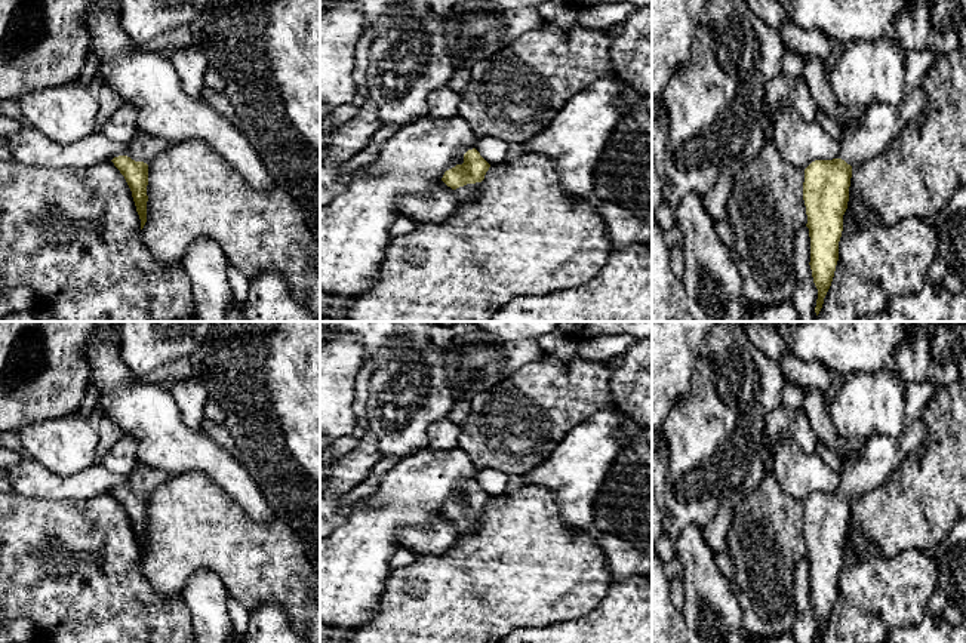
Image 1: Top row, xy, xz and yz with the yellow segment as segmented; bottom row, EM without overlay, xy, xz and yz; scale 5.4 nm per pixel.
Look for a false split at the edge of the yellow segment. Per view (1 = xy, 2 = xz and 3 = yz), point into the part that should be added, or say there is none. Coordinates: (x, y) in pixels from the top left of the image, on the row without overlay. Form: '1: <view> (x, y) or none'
1: xy (141, 480)
2: xz (465, 526)
3: yz (880, 455)

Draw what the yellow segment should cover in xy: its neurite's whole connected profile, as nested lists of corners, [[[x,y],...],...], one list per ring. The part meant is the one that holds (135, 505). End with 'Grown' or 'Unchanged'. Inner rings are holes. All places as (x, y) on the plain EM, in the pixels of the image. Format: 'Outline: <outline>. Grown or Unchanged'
Outline: [[[138,468],[127,476],[126,487],[114,489],[111,493],[124,508],[141,551],[141,562],[147,554],[147,517],[148,517],[148,493],[164,483],[169,476],[157,468]]]. Grown

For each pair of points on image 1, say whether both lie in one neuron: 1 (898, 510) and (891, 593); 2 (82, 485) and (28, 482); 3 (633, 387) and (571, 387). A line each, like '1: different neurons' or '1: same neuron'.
1: different neurons
2: same neuron
3: different neurons

